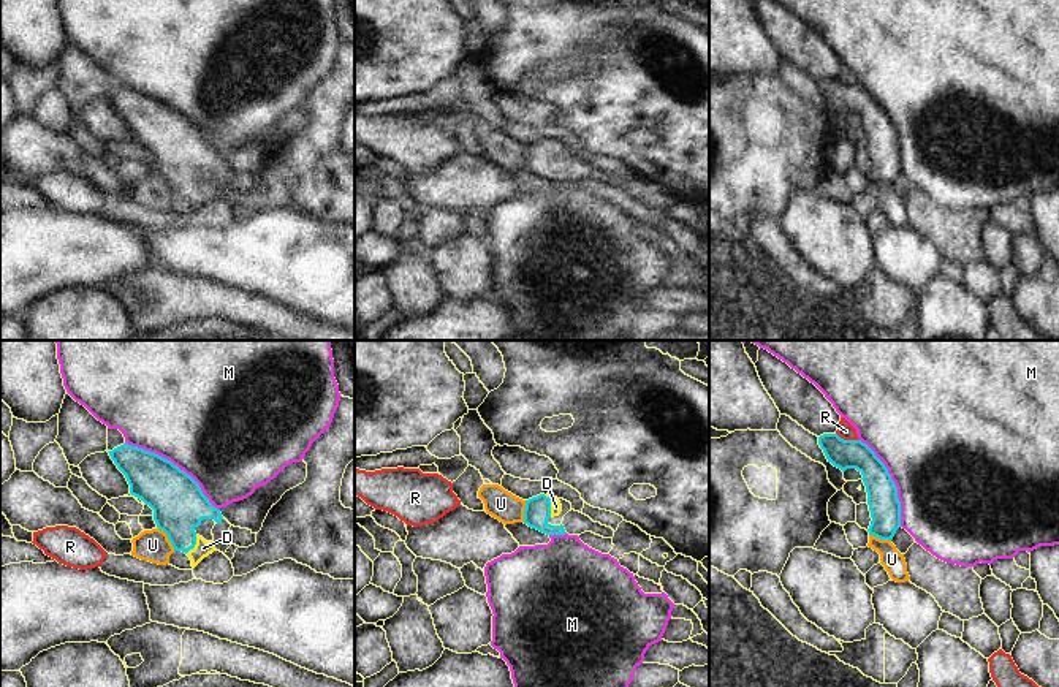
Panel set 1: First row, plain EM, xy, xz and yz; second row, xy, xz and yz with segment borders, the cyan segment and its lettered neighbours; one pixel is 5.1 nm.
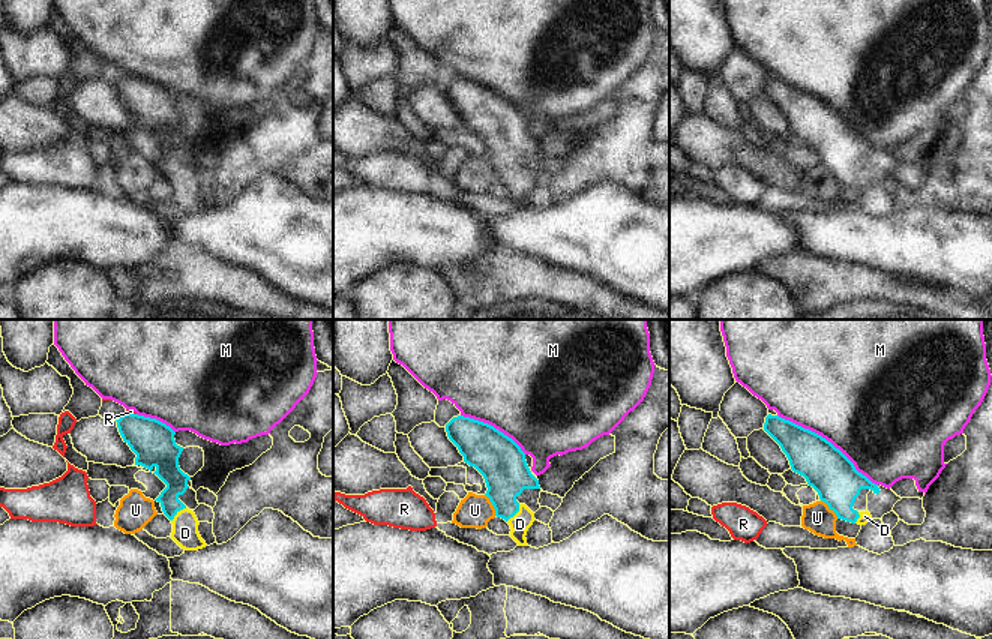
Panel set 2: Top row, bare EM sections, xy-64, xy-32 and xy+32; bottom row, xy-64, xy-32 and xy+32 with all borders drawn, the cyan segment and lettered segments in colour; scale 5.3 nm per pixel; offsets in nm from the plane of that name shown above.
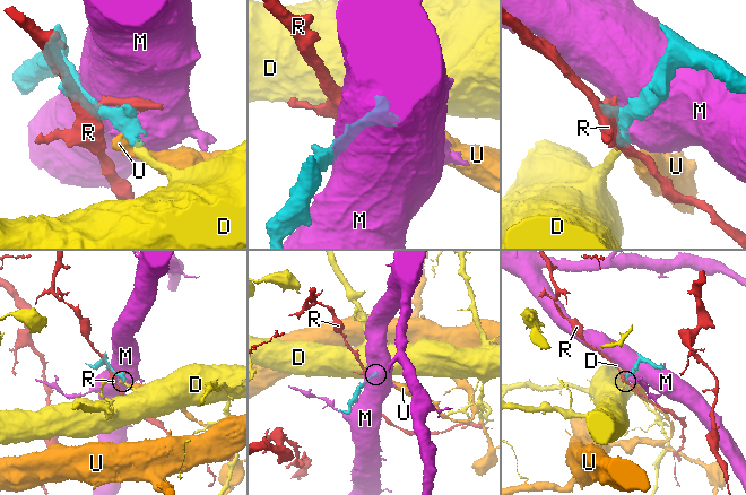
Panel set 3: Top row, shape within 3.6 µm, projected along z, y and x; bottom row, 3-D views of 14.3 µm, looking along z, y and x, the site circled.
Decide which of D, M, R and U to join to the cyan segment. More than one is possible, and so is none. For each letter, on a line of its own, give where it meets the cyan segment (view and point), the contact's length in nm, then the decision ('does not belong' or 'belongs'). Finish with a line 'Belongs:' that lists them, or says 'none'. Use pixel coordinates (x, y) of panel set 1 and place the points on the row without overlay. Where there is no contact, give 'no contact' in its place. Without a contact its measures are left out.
D: meets cyan in xz at (550, 151); contact 110 nm long; belongs
M: meets cyan in xy at (173, 110); contact 600 nm long; does not belong
R: meets cyan in yz at (847, 86); contact 130 nm long; does not belong
U: meets cyan in xy at (168, 184); contact 160 nm long; does not belong
Belongs: D

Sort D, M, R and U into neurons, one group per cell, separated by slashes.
D / M / R / U

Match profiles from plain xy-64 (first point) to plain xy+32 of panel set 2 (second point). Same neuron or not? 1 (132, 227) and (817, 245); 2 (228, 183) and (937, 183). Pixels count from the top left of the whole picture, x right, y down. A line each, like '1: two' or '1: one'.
1: two
2: one

